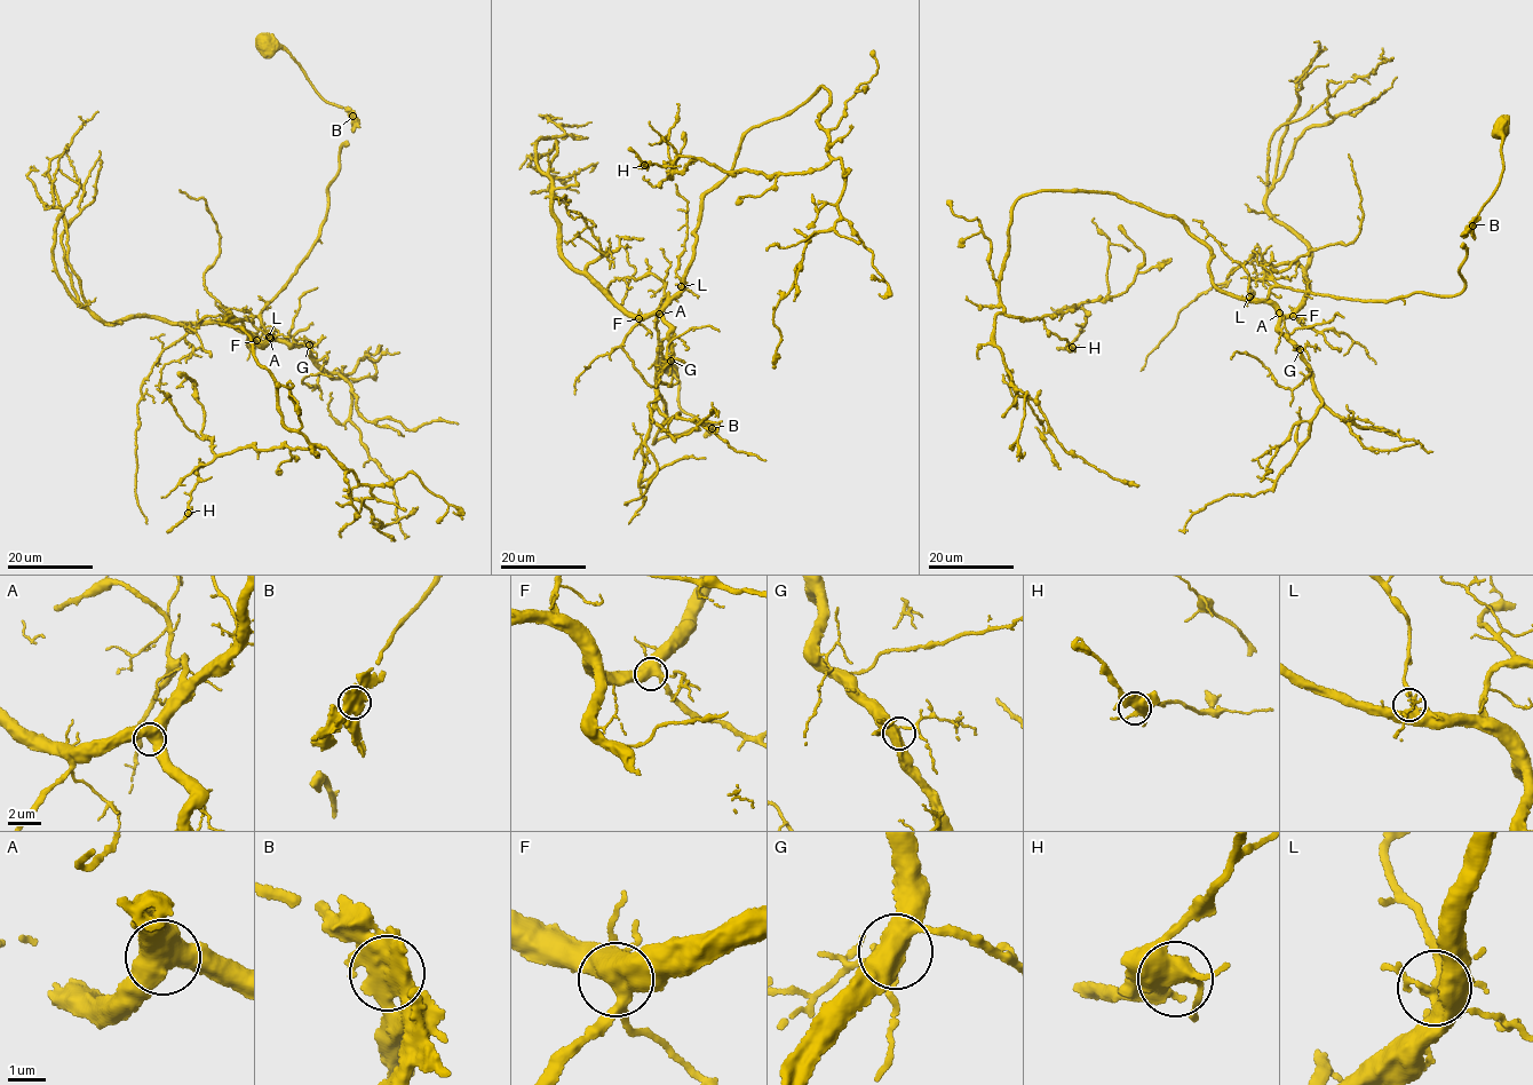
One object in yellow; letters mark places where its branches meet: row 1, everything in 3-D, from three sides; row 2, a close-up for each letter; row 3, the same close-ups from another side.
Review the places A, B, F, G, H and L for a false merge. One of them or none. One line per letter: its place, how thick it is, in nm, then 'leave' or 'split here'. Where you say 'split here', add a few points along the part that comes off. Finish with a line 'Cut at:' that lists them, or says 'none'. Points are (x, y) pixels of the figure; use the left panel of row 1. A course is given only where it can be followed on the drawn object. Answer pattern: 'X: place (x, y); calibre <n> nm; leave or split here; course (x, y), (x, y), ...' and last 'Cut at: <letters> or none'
A: place (270, 338); calibre 480 nm; leave
B: place (352, 116); calibre 500 nm; leave
F: place (256, 340); calibre 550 nm; leave
G: place (309, 345); calibre 440 nm; leave
H: place (188, 513); calibre 500 nm; leave
L: place (269, 337); calibre 240 nm; leave
Cut at: none

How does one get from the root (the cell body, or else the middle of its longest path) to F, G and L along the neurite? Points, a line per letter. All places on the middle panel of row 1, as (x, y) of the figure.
F: (666, 364), (681, 409), (711, 429), (653, 444), (665, 413), (657, 310), (667, 292), (638, 318)
G: (666, 364), (681, 409), (711, 429), (653, 444), (665, 413), (656, 380), (657, 310), (667, 292), (670, 361)
L: (666, 364), (681, 409), (711, 429), (653, 444), (665, 413), (656, 380), (657, 308), (681, 286)

